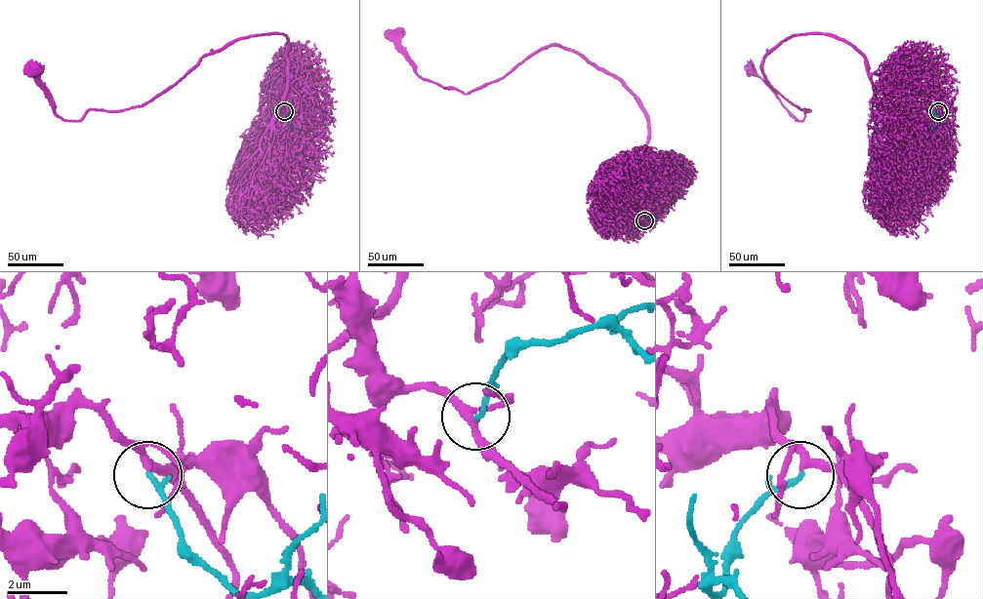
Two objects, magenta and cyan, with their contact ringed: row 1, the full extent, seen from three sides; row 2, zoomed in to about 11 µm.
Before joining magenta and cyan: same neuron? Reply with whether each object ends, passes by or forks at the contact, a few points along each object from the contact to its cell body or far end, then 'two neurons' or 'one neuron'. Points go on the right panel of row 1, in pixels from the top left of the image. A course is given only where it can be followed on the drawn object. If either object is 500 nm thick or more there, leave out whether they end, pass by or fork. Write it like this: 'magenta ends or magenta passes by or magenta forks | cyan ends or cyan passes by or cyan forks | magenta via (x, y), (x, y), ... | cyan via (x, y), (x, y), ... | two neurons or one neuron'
magenta forks | cyan ends | magenta via (938, 111), (828, 35), (794, 35), (764, 59), (765, 79), (810, 110), (801, 120), (750, 70) | cyan via (938, 111), (933, 123), (935, 130) | two neurons

